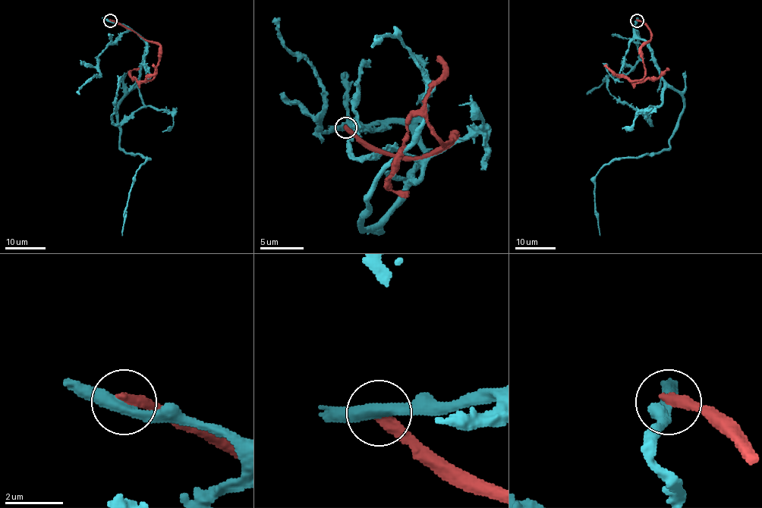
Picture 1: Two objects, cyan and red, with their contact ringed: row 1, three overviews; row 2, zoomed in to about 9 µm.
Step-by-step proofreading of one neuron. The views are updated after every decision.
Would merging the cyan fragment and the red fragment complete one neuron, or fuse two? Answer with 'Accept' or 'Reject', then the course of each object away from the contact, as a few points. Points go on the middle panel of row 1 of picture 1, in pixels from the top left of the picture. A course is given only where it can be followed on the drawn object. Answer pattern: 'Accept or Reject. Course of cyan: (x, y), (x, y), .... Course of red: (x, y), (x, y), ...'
Reject. Course of cyan: (347, 128), (404, 124), (423, 148), (376, 224), (366, 199), (423, 117), (426, 73), (395, 36), (371, 48). Course of red: (347, 128), (401, 157), (436, 152), (451, 135), (443, 144), (421, 115), (408, 122), (391, 181), (408, 196)

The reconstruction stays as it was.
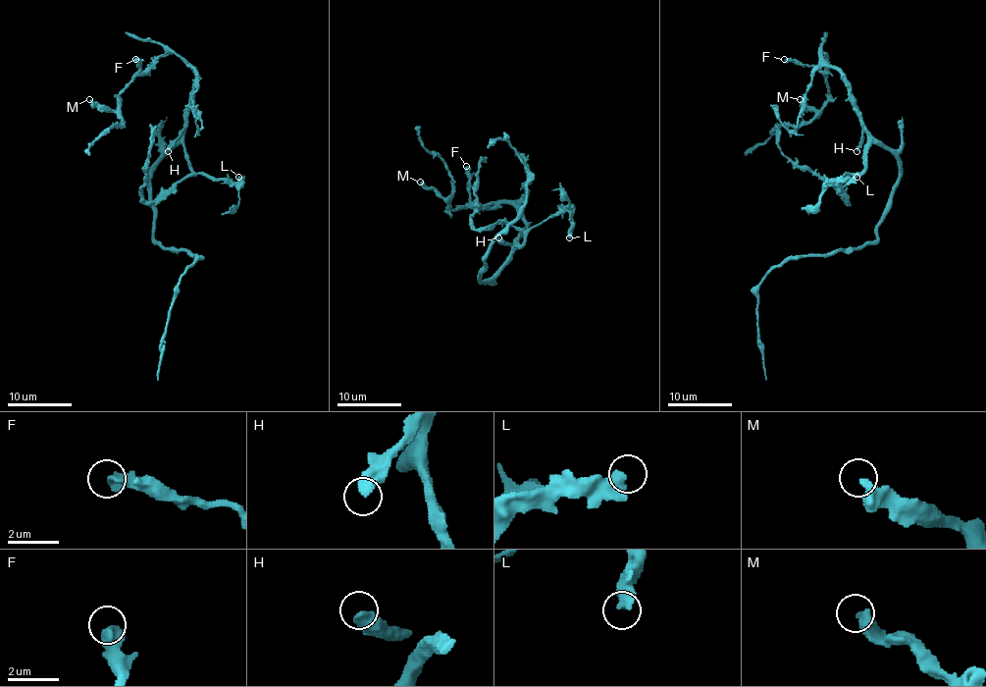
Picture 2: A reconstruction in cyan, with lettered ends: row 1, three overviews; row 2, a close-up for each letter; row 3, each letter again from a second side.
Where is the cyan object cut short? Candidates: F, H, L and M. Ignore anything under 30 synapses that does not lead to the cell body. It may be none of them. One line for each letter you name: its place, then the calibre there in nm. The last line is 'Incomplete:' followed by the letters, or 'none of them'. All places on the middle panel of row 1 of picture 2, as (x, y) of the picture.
Incomplete: none of them

